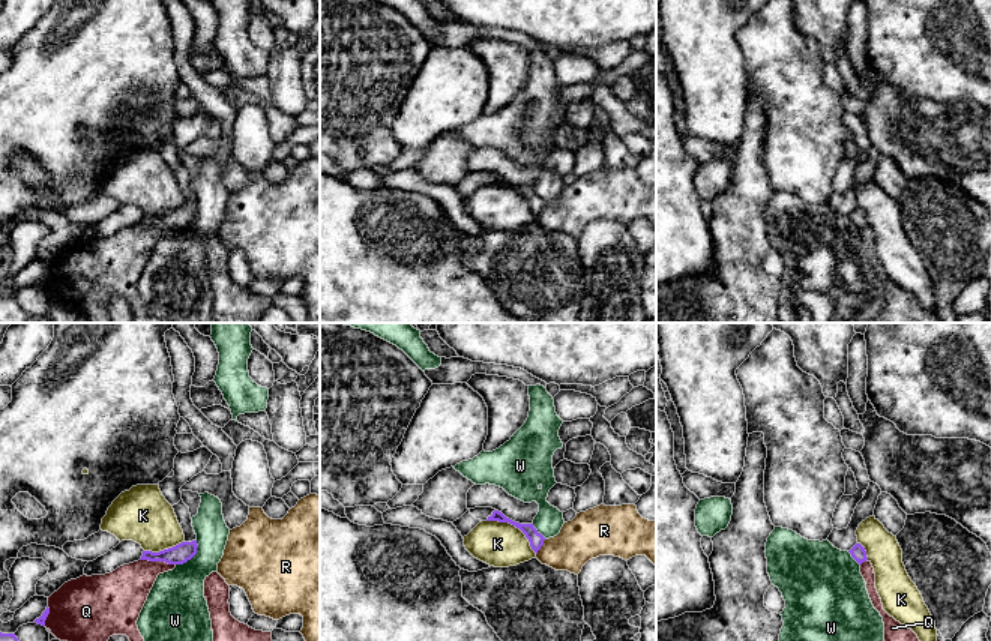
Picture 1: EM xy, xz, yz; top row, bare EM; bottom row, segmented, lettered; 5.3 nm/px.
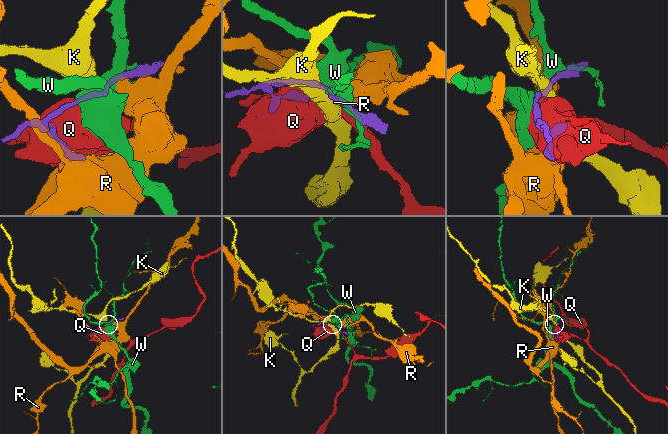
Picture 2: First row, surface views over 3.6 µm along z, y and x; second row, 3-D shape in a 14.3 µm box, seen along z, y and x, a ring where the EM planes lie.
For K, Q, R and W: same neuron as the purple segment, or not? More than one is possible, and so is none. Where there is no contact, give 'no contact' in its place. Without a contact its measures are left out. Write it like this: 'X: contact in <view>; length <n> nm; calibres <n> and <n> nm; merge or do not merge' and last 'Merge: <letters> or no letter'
K: contact in xz; length 320 nm; calibres 80 and 240 nm; do not merge
Q: contact in xy; length 190 nm; calibres 110 and 260 nm; do not merge
R: contact in xz; length 100 nm; calibres 80 and 240 nm; do not merge
W: contact in xy; length 180 nm; calibres 110 and 300 nm; do not merge
Merge: no letter

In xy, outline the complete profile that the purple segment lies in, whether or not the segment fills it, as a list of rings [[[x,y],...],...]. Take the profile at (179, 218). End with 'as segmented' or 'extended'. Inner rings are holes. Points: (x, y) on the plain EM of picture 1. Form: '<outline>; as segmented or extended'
[[[197,204],[182,206],[173,212],[159,216],[143,215],[140,224],[165,225],[168,228],[183,228],[197,218],[197,212]]]; as segmented

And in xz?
[[[494,174],[491,180],[488,180],[486,185],[499,185],[499,186],[509,186],[512,189],[515,189],[517,192],[520,192],[526,201],[530,206],[532,213],[538,218],[538,215],[541,213],[541,210],[544,209],[545,201],[533,191],[533,188],[520,188],[515,186],[509,182],[506,182],[502,176]]]; as segmented

